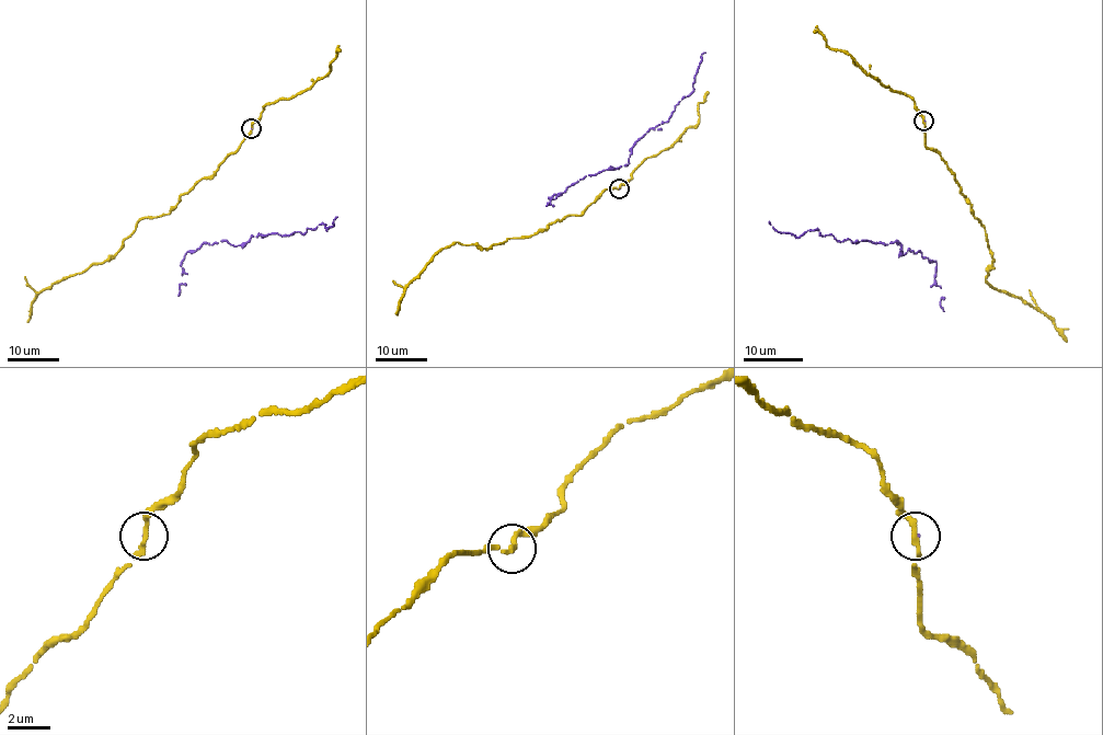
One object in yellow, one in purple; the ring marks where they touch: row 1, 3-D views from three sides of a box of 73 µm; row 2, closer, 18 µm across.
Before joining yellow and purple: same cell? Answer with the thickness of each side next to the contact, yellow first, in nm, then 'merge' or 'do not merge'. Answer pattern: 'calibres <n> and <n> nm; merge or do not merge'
calibres 360 and 50 nm; merge

